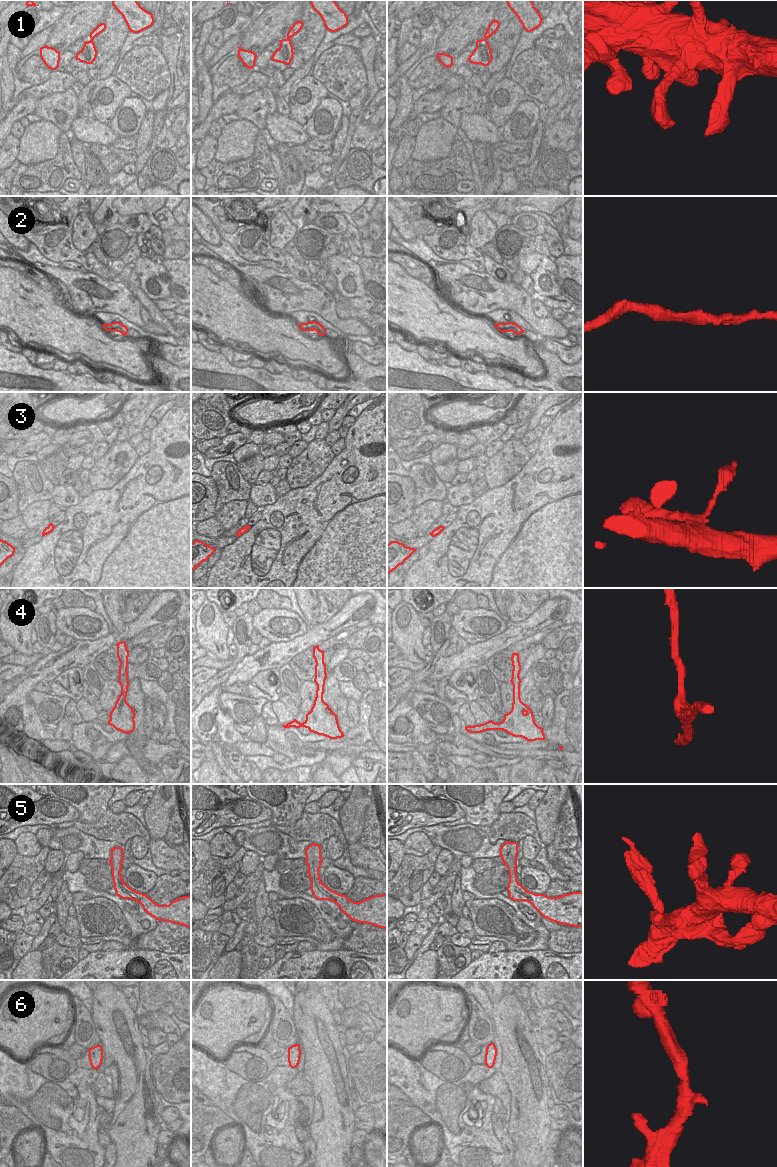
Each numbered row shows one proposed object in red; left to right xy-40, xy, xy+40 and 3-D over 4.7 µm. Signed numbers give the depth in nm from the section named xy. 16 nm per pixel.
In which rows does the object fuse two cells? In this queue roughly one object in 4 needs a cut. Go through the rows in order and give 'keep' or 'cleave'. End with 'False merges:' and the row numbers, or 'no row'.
1: keep
2: keep
3: keep
4: keep
5: keep
6: keep
False merges: no row

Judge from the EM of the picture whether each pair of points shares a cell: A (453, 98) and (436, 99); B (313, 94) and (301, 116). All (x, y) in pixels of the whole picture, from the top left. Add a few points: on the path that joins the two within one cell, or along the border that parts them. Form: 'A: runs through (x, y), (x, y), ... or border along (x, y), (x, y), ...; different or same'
A: border along (448, 93), (444, 98), (442, 107), (438, 111); different
B: runs through (311, 99), (301, 111); same

